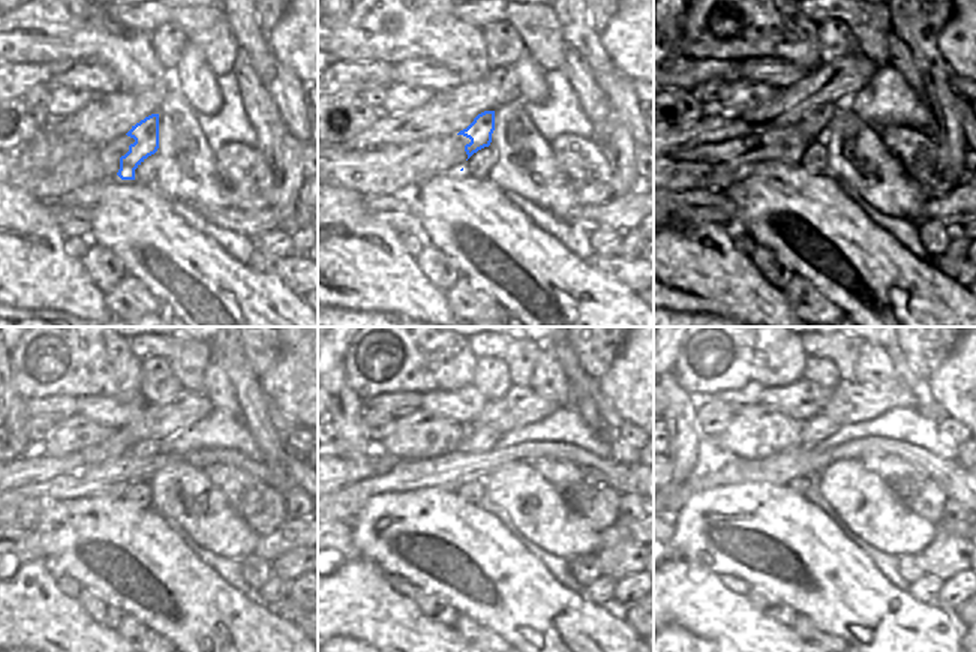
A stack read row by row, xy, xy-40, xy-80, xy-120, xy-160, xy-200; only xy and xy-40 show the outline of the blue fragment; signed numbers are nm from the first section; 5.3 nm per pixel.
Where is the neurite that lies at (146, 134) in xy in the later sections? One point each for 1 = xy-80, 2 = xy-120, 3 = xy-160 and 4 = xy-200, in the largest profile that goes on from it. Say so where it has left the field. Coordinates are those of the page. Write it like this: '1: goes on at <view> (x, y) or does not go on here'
1: goes on at xy-80 (814, 123)
2: goes on at xy-120 (149, 448)
3: goes on at xy-160 (480, 438)
4: goes on at xy-200 (817, 429)

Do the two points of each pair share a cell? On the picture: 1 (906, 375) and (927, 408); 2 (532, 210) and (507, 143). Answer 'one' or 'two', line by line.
1: one
2: two

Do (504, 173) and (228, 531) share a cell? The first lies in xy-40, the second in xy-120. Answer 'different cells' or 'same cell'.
same cell

